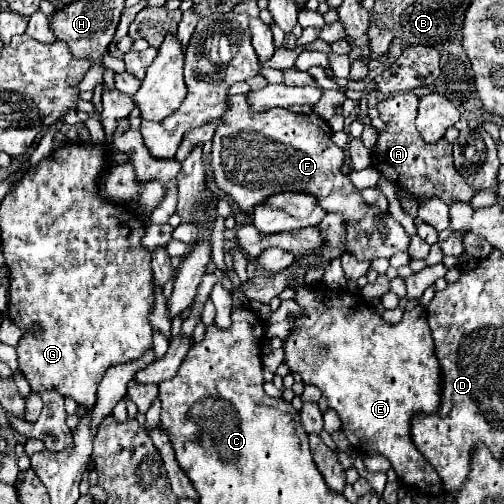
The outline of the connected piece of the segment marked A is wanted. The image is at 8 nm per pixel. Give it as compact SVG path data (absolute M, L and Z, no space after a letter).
M414 91L392 95L388 99L382 99L376 105L376 109L380 113L378 117L384 121L386 127L378 133L376 147L370 155L372 167L376 167L376 171L382 177L396 183L400 189L406 189L416 201L438 197L446 205L454 201L470 203L470 199L476 195L476 189L470 187L456 171L452 163L452 145L446 139L440 139L436 143L426 143L422 135L416 131L414 119L418 111L418 95Z

